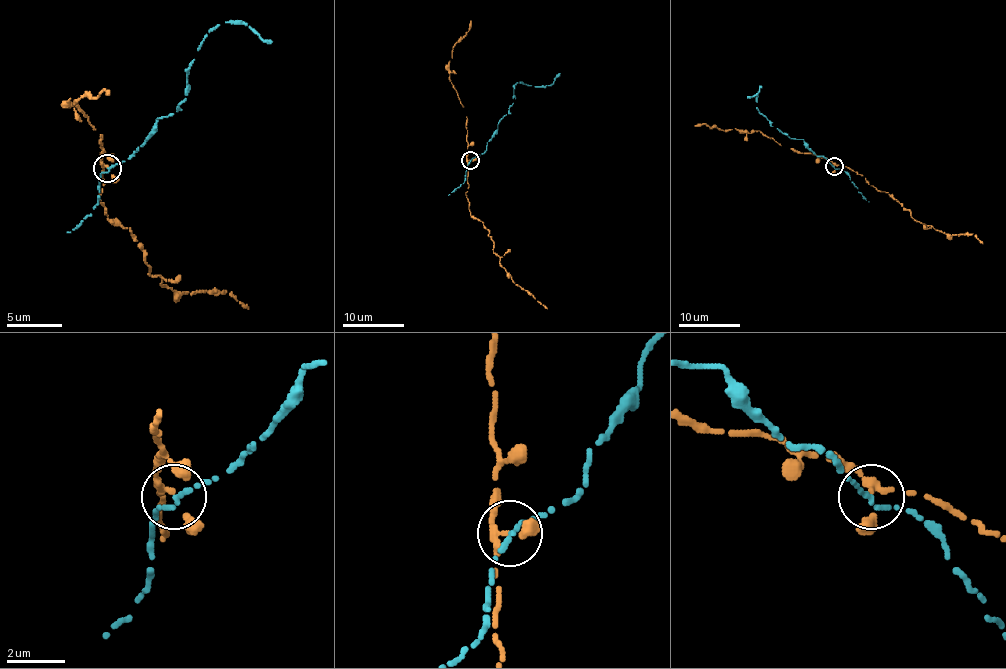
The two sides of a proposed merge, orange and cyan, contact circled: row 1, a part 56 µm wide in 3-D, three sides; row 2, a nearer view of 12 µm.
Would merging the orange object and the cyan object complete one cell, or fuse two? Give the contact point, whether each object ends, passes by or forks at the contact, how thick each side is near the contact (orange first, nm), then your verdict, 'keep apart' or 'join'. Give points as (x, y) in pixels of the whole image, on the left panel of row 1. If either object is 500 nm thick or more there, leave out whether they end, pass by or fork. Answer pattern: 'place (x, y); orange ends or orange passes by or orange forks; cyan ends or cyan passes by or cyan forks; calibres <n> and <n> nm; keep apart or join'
place (107, 168); orange passes by; cyan ends; calibres 220 and 240 nm; keep apart

